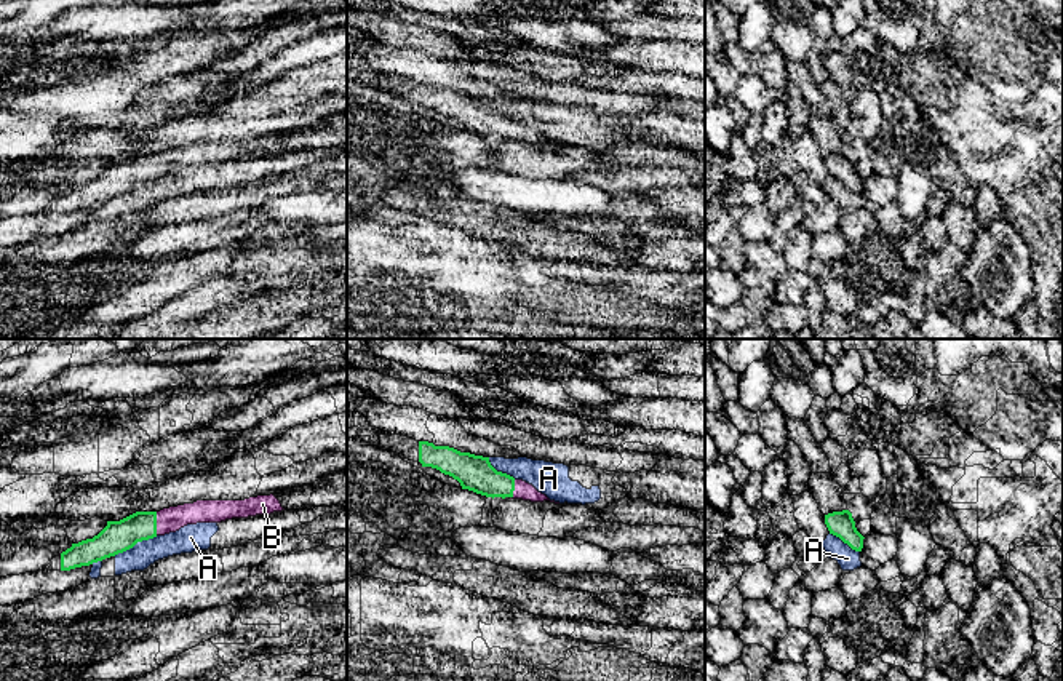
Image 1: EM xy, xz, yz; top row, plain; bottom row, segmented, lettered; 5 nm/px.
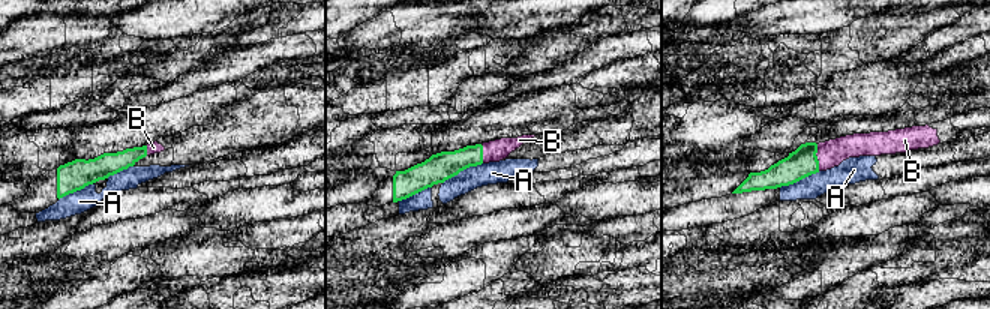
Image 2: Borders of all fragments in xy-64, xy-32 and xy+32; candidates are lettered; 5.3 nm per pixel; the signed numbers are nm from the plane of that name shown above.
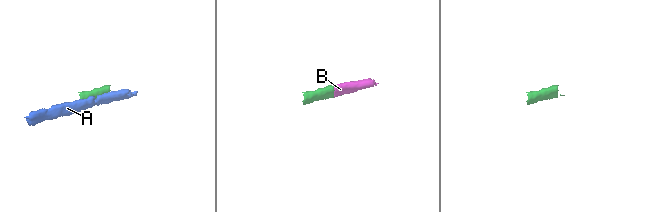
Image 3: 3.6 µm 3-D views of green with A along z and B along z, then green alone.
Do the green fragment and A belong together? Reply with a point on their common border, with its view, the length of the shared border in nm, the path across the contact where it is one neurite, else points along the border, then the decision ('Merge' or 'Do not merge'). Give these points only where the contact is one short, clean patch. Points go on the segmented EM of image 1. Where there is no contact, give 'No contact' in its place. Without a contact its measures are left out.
Touches green at xy (135, 544). Shared border 240 nm. Do not merge

